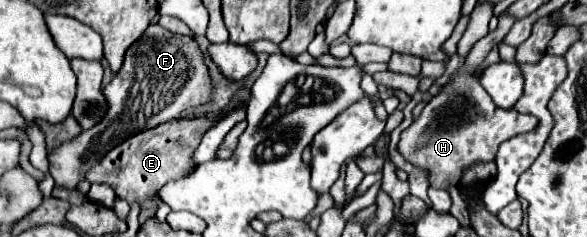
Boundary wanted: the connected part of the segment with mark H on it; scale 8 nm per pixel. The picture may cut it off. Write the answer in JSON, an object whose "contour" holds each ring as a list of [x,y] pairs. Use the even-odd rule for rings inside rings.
{"contour":[[[503,16],[495,32],[481,38],[465,58],[465,64],[451,76],[451,80],[427,102],[421,116],[401,132],[401,140],[397,150],[401,156],[423,170],[427,174],[431,188],[447,190],[451,186],[461,184],[461,176],[467,168],[483,162],[493,162],[499,144],[515,134],[529,132],[537,126],[535,116],[519,114],[515,110],[503,110],[493,104],[483,86],[477,80],[477,72],[483,66],[485,56],[491,52],[495,44],[503,40],[503,36],[511,30],[513,18]]]}

